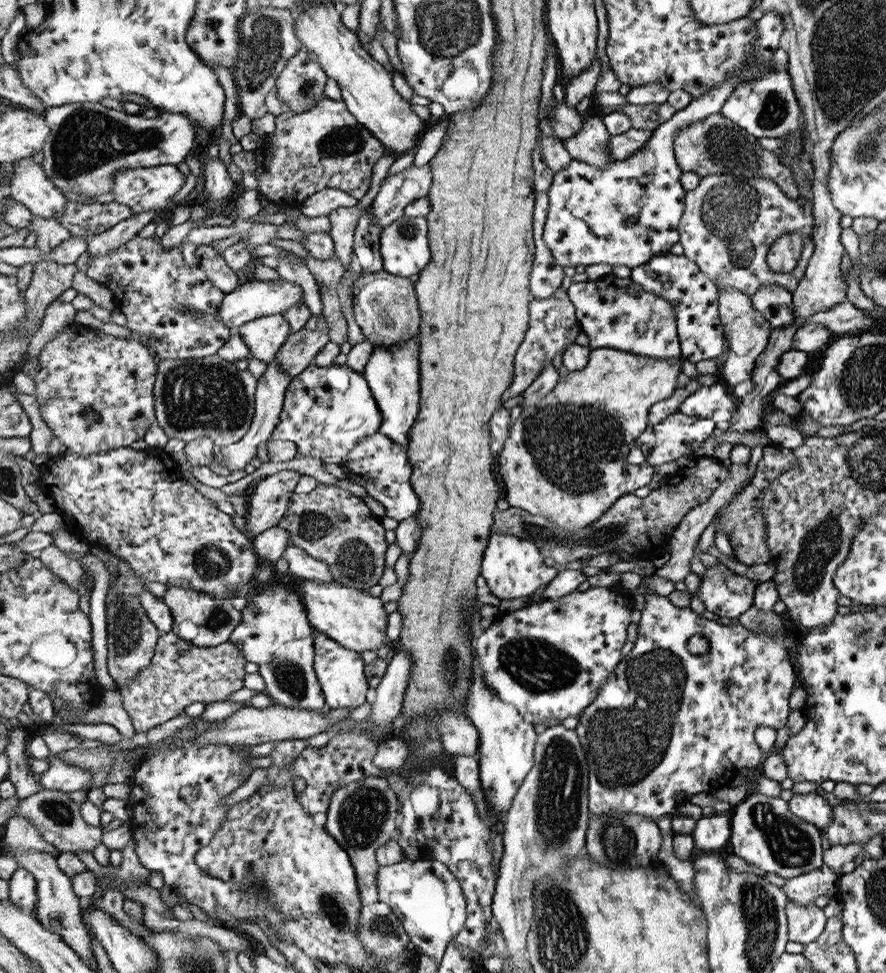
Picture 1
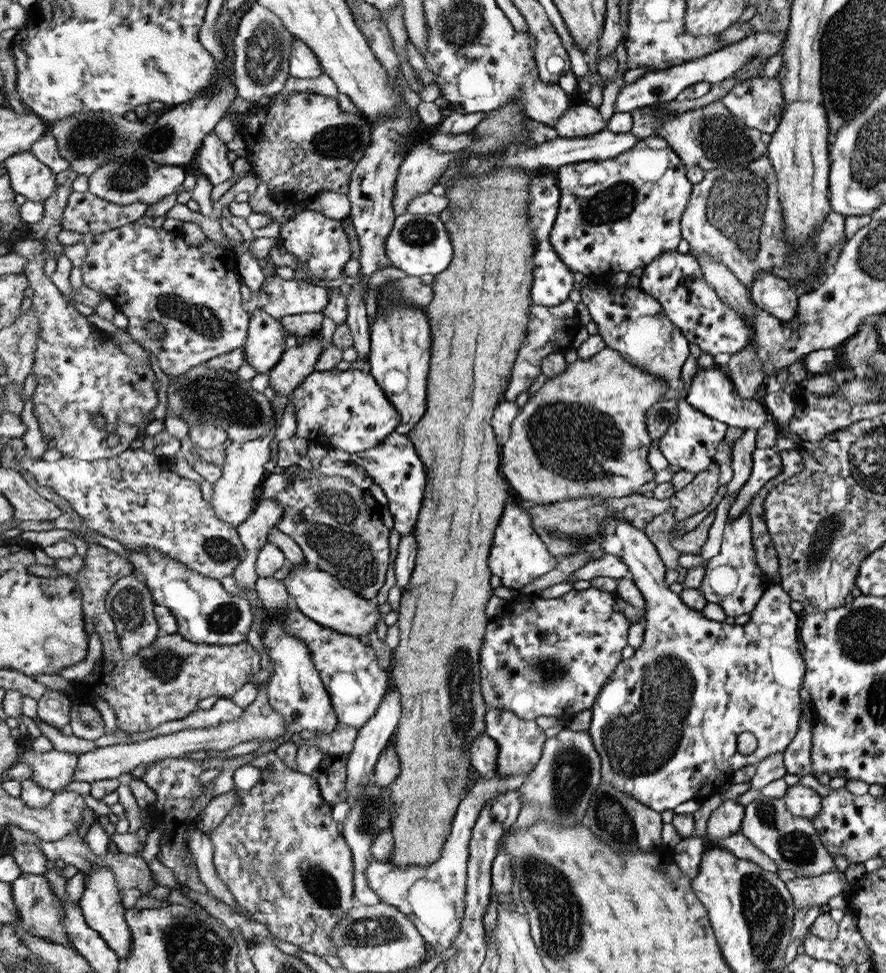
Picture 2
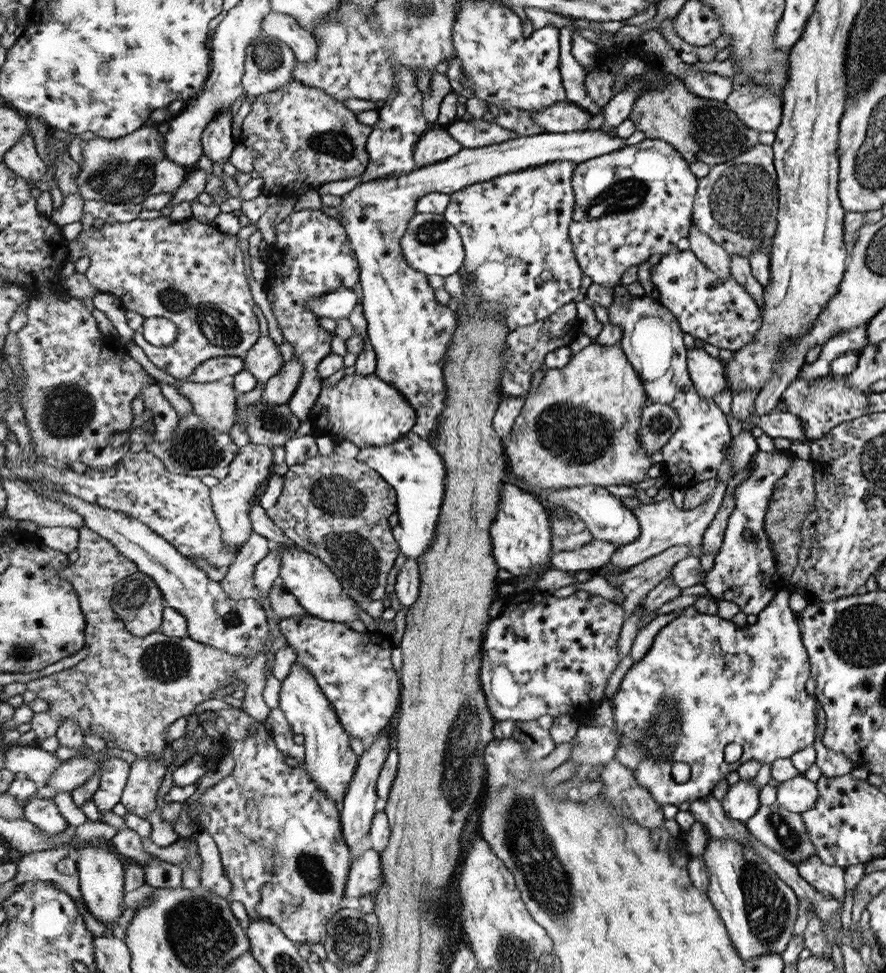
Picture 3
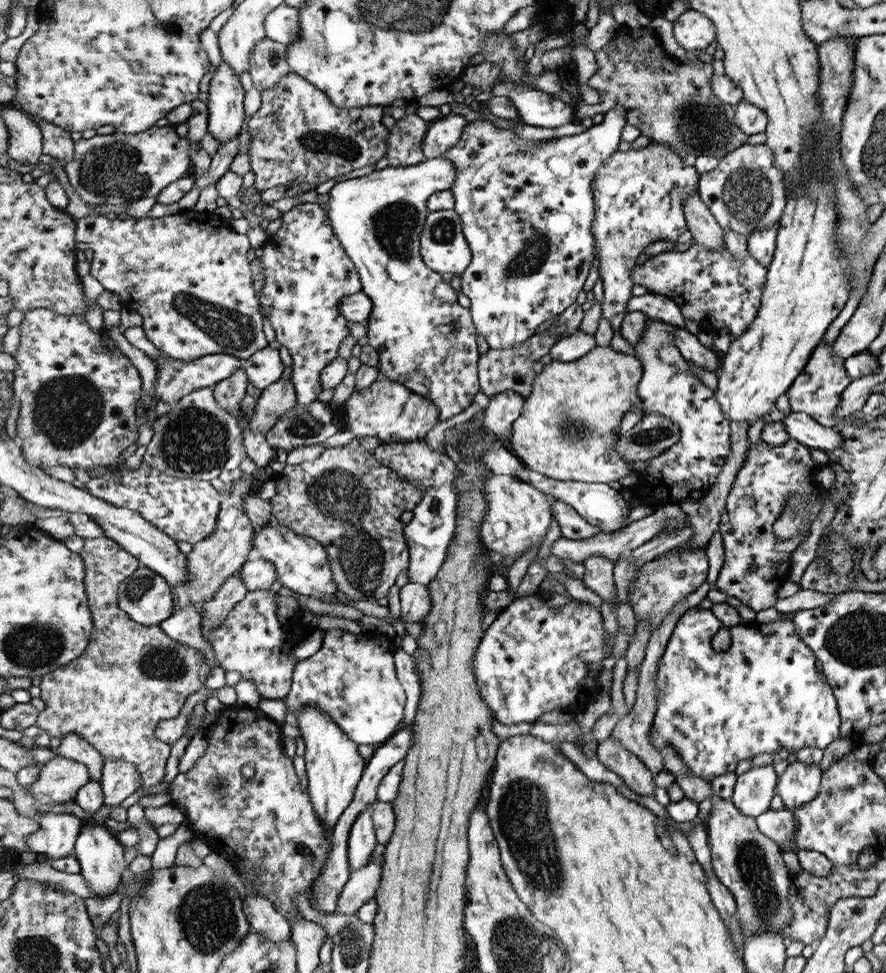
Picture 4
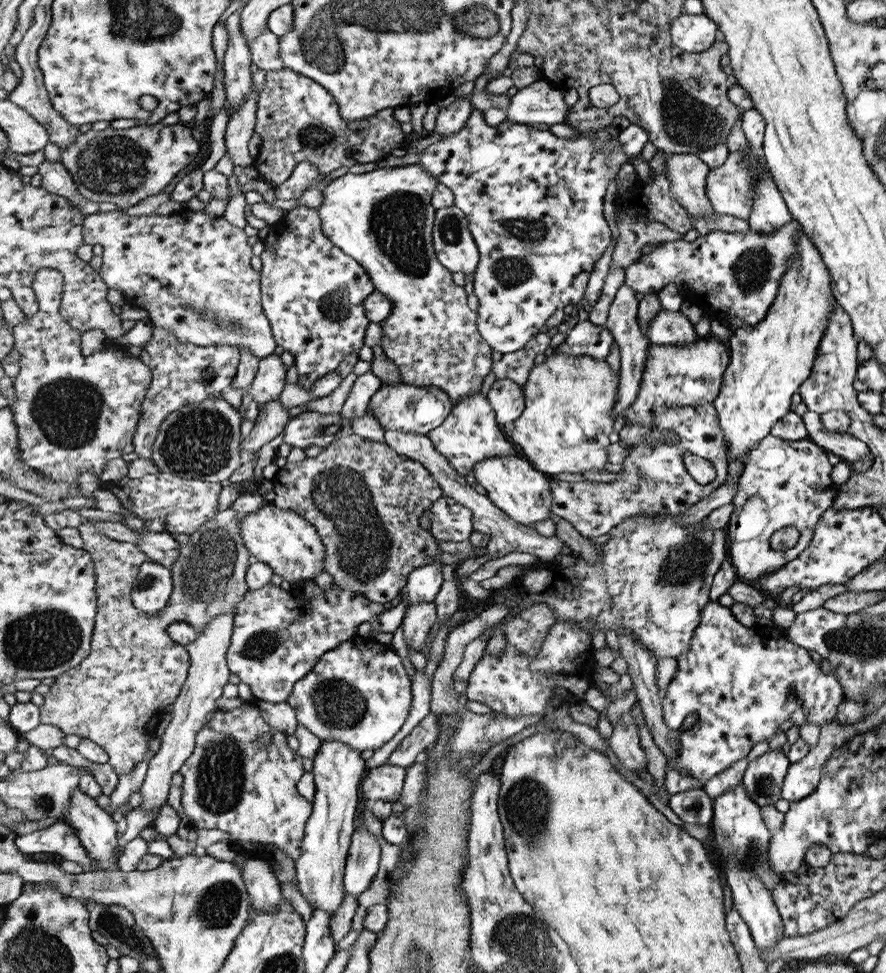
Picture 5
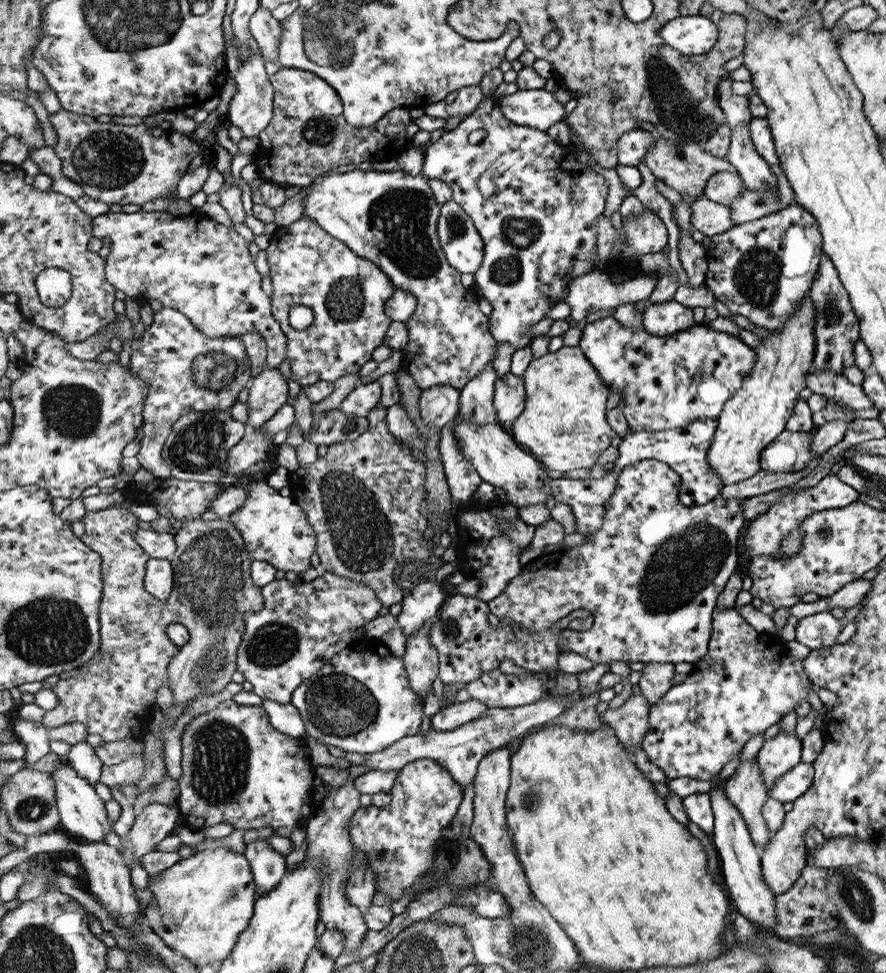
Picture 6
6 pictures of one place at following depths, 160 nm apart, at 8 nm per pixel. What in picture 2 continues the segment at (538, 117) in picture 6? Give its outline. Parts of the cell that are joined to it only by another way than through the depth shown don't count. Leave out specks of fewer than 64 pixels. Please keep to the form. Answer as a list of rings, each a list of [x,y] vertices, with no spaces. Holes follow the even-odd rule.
[[[573,104],[560,117],[559,123],[555,126],[560,137],[572,139],[592,136],[606,128],[598,109],[592,106],[575,106]]]

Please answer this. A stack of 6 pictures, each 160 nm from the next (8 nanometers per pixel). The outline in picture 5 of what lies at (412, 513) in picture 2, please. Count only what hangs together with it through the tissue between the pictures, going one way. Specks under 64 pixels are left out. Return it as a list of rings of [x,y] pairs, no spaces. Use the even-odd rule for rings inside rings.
[[[444,495],[428,509],[432,516],[430,533],[438,546],[441,542],[462,542],[475,532],[474,514]],[[432,561],[423,567],[415,568],[407,580],[408,606],[420,602],[434,602],[443,587],[442,561]]]

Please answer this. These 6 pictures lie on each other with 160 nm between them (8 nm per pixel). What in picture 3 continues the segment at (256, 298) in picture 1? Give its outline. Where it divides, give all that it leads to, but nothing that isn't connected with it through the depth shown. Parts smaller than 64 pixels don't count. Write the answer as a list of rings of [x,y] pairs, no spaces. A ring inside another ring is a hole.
[[[342,287],[330,294],[319,296],[318,299],[312,299],[310,309],[319,316],[348,319],[354,306],[358,304],[358,300],[361,301],[359,293],[354,292],[353,289]]]

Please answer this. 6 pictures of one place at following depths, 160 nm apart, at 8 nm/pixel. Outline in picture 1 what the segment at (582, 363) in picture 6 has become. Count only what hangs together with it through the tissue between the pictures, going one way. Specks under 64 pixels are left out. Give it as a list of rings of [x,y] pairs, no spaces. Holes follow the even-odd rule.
[[[613,348],[592,349],[588,364],[582,370],[569,372],[568,376],[562,379],[562,381],[558,381],[554,390],[549,392],[541,402],[536,406],[527,406],[522,409],[521,415],[511,422],[511,432],[508,435],[507,442],[504,443],[503,451],[498,454],[499,465],[497,468],[497,472],[500,472],[501,481],[505,486],[505,492],[508,492],[508,495],[505,497],[508,505],[523,509],[530,514],[546,517],[556,527],[560,527],[564,531],[568,531],[568,529],[570,531],[578,531],[578,529],[588,527],[588,525],[592,525],[598,521],[600,517],[605,515],[625,495],[633,494],[637,489],[648,486],[652,478],[654,478],[656,469],[647,462],[640,464],[640,466],[638,464],[628,464],[627,458],[632,444],[639,441],[640,434],[647,427],[651,407],[661,400],[667,399],[678,390],[676,388],[676,384],[678,384],[676,380],[678,380],[678,374],[682,372],[681,361],[680,358],[655,359]]]

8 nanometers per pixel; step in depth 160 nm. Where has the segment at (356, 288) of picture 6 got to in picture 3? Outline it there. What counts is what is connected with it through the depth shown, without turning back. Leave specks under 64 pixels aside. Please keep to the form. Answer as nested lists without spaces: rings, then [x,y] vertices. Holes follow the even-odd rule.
[[[298,209],[280,222],[275,230],[277,239],[269,246],[266,286],[272,290],[273,314],[283,334],[283,340],[294,347],[294,358],[304,365],[298,388],[288,401],[293,413],[304,421],[318,402],[322,391],[322,376],[318,366],[332,354],[330,341],[334,334],[319,324],[319,315],[312,312],[310,302],[339,288],[353,289],[359,282],[359,262],[355,258],[350,237],[344,225],[321,209]]]

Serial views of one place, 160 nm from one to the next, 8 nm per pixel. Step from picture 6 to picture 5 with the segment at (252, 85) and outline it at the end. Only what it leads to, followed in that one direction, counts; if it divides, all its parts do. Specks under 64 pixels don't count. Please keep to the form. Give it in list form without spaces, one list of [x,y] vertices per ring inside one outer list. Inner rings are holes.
[[[252,88],[251,93],[247,96],[247,99],[244,100],[244,105],[242,105],[236,113],[231,115],[230,121],[227,124],[225,131],[225,152],[232,158],[232,164],[234,164],[234,166],[245,167],[253,164],[253,159],[248,154],[248,141],[255,132],[258,99],[259,94],[254,93]]]

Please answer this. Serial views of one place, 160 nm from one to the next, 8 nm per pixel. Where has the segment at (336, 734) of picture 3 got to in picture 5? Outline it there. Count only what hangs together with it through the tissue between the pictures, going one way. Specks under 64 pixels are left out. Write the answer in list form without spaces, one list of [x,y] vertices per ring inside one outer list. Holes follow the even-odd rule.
[[[339,741],[321,742],[320,748],[313,760],[313,773],[315,782],[315,796],[312,804],[314,810],[310,820],[307,820],[307,834],[303,836],[302,854],[295,862],[299,891],[307,898],[313,909],[322,909],[332,913],[342,907],[346,888],[343,876],[346,872],[347,856],[351,848],[351,840],[356,831],[356,818],[362,800],[362,776],[366,772],[365,760],[360,757],[359,749]]]

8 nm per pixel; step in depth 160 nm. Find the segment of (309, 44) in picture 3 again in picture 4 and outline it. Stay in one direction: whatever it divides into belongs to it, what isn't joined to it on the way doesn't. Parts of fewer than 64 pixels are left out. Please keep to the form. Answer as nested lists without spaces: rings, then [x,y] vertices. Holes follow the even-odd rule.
[[[282,4],[266,20],[266,34],[273,42],[286,46],[298,40],[300,33],[299,10]]]

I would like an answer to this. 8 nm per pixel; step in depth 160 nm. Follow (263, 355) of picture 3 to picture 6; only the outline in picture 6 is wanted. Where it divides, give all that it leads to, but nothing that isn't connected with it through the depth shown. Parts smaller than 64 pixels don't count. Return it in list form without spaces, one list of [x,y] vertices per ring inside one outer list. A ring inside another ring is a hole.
[[[266,366],[249,388],[248,422],[255,429],[260,429],[264,422],[268,422],[288,402],[288,386],[284,375],[278,369]]]

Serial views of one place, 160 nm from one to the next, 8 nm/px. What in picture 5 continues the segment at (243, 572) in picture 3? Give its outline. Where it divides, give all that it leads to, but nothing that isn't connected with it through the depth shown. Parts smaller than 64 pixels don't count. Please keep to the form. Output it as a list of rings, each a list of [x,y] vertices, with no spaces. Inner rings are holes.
[[[224,613],[215,616],[206,625],[202,634],[199,634],[198,640],[187,646],[191,651],[191,674],[184,685],[183,694],[172,706],[174,720],[170,723],[168,731],[162,739],[162,748],[151,760],[146,782],[140,792],[144,798],[142,808],[156,816],[160,814],[160,808],[170,798],[174,774],[180,773],[188,759],[194,754],[198,746],[197,739],[200,730],[218,709],[216,699],[223,696],[224,685],[228,683],[231,673],[227,667],[225,656],[231,643],[234,615],[235,613]]]

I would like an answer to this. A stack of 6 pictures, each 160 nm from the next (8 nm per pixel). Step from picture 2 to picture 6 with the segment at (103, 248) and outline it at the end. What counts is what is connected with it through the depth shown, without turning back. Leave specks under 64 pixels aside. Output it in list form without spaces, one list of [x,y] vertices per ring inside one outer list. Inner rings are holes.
[[[143,210],[133,213],[110,211],[95,217],[94,223],[95,236],[104,240],[110,238],[113,243],[114,250],[107,259],[107,277],[116,288],[143,303],[160,300],[164,307],[180,309],[212,338],[241,337],[248,332],[259,334],[267,344],[267,367],[279,370],[282,360],[287,356],[287,335],[273,312],[270,312],[273,306],[270,306],[270,300],[266,300],[266,293],[260,288],[260,274],[254,266],[254,260],[250,264],[248,244],[234,227],[218,223],[199,212],[178,217],[168,211]]]

